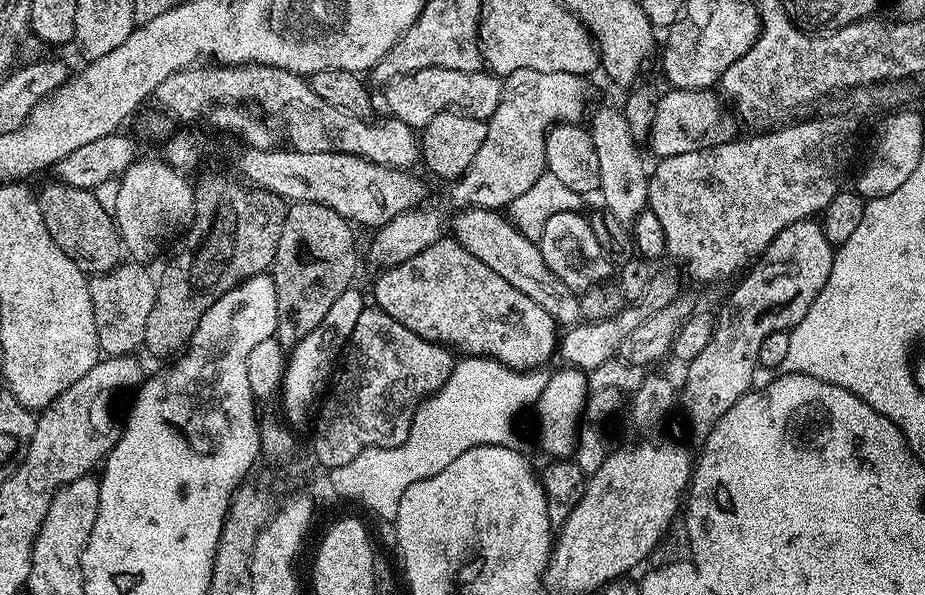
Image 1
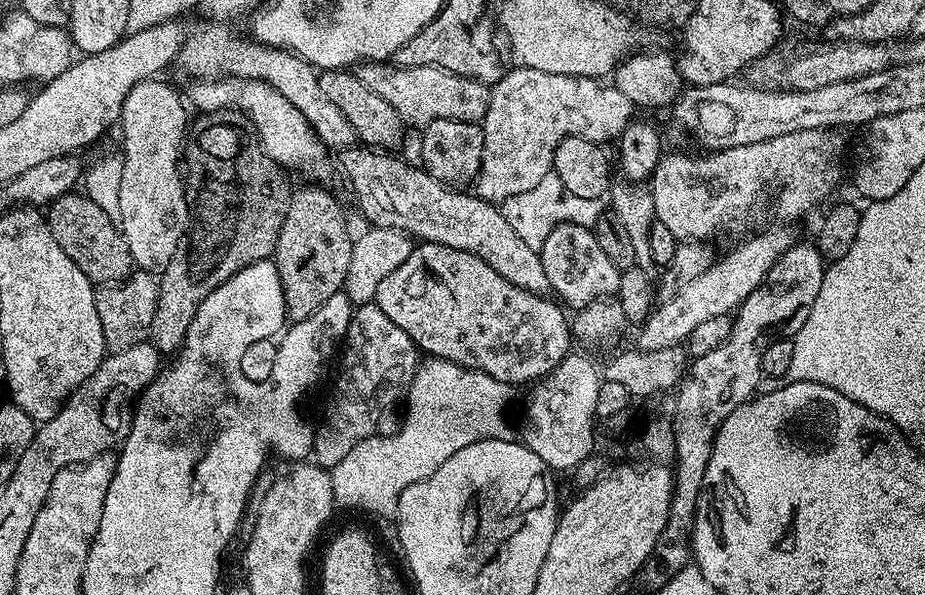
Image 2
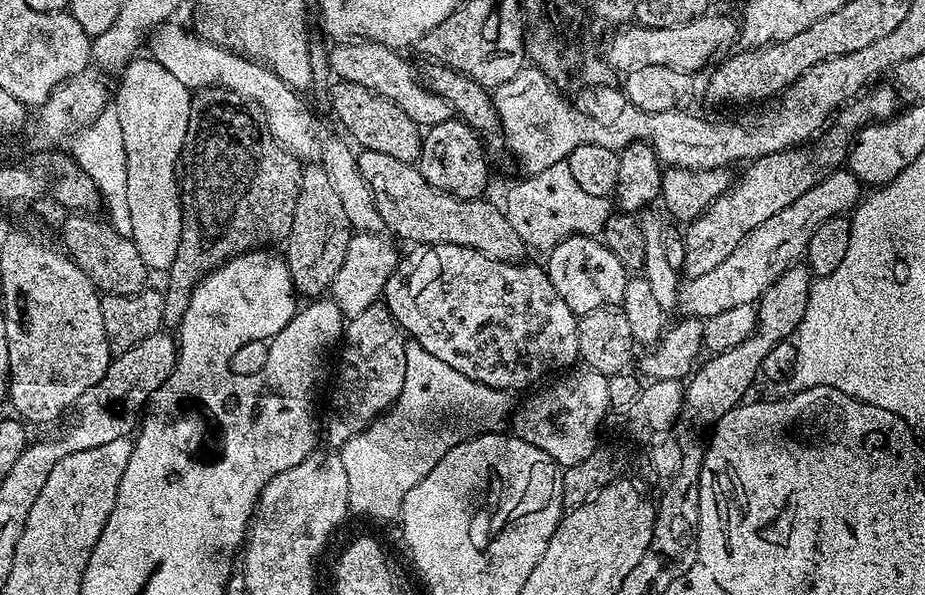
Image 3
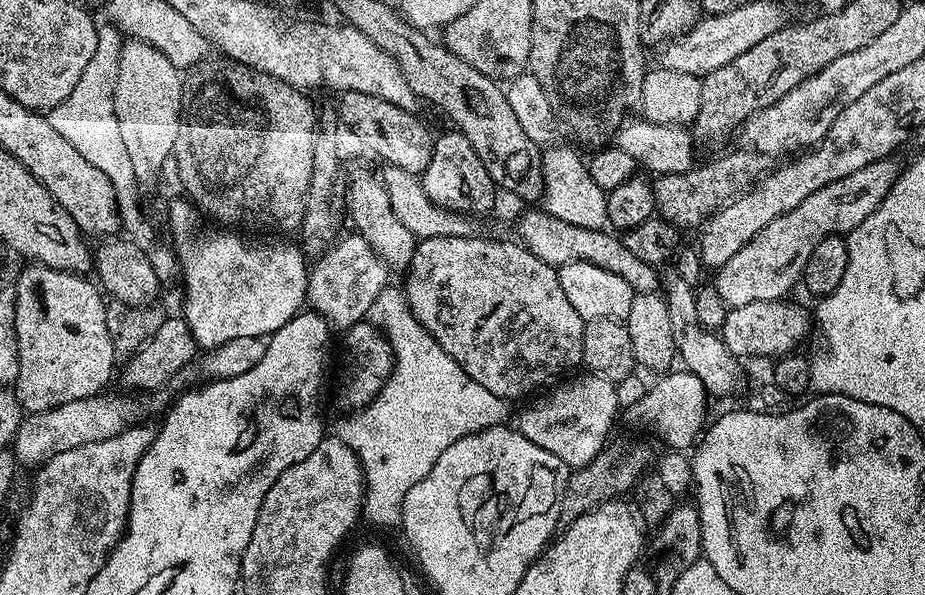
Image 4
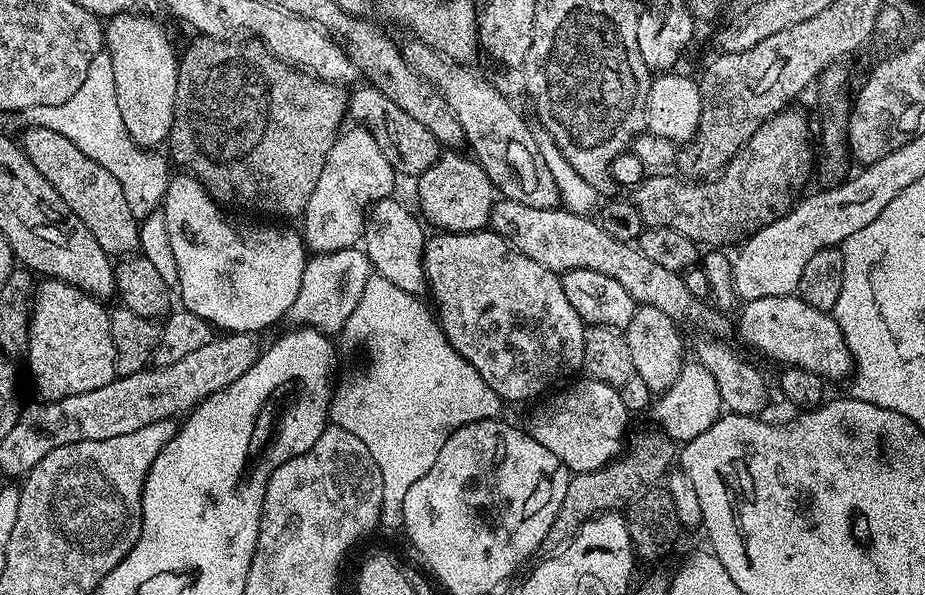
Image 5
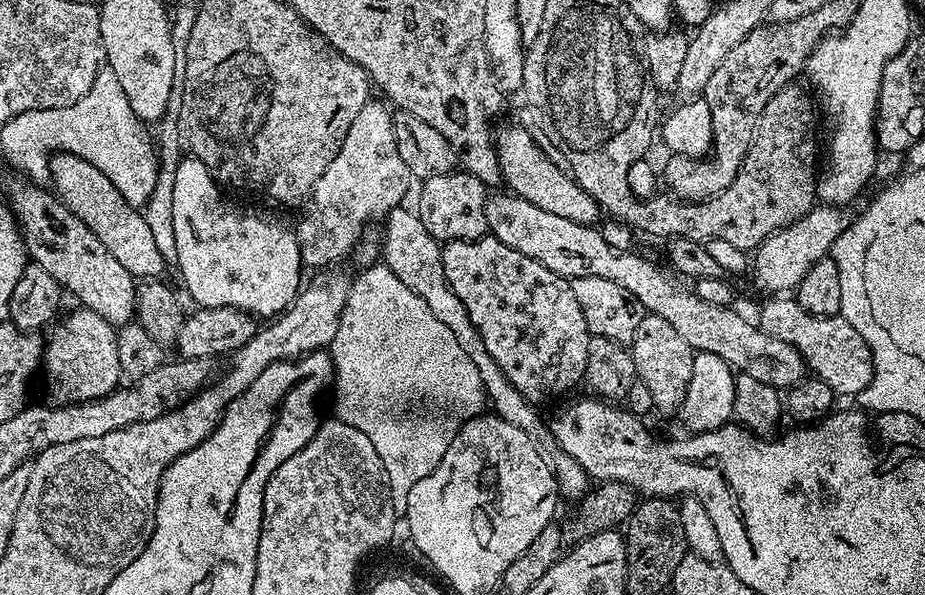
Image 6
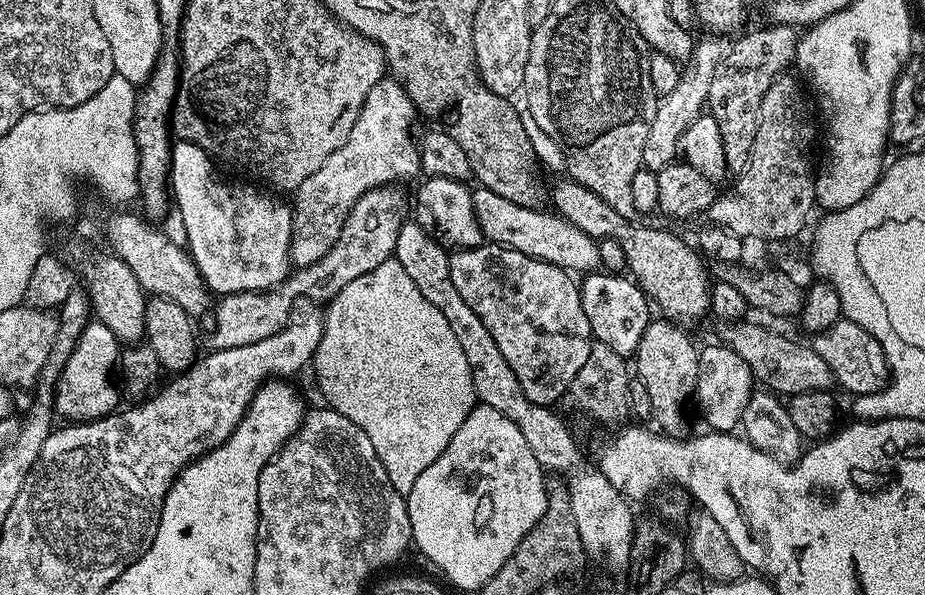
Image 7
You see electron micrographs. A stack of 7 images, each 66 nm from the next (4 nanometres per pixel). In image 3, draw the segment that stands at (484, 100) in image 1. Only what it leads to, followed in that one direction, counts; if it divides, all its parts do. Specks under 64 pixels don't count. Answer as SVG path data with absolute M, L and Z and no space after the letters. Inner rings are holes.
M353 38L347 42L337 43L331 49L331 68L339 79L346 82L358 82L358 86L366 86L373 96L381 96L393 100L421 129L427 130L438 122L453 119L454 113L446 98L434 95L423 79L412 69L408 60L403 60L401 53L394 48L376 44L372 40Z

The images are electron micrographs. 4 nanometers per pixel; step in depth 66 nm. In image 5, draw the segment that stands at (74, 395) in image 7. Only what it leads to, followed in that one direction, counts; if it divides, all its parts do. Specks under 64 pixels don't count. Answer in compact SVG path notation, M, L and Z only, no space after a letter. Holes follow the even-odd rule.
M41 279L31 301L28 372L41 401L61 400L106 386L116 375L116 351L110 334L112 317L97 297L61 280Z

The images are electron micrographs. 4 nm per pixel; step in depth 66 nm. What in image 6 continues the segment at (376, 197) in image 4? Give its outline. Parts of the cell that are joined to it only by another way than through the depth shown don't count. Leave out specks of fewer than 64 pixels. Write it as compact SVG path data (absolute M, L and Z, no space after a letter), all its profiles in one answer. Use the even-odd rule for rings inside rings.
M397 206L388 210L385 219L386 230L382 232L381 257L382 262L402 279L402 282L413 289L416 294L430 310L437 315L447 327L449 327L454 338L458 341L458 346L465 350L466 356L470 358L478 369L478 376L482 380L485 397L493 410L493 413L509 422L512 426L518 426L527 436L535 440L542 440L547 437L548 428L544 424L537 408L531 401L525 399L513 383L502 373L486 344L482 341L482 336L478 333L477 327L470 321L469 311L462 305L462 300L458 298L450 287L445 276L445 267L442 266L441 243L436 240L426 226L422 225L422 220L413 209Z

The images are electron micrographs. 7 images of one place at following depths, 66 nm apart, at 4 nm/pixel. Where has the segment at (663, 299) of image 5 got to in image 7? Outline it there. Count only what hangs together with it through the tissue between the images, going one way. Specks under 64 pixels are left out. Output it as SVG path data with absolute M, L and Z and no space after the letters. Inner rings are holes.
M477 187L473 191L472 201L485 241L500 244L504 248L513 248L542 262L550 262L572 274L591 274L601 267L597 241L559 214L550 210L518 206L518 202L510 202L510 198L502 198L502 194L494 194L494 190L489 188ZM732 322L724 332L723 343L734 349L743 360L752 367L752 375L760 380L765 389L784 398L791 398L803 392L818 392L833 387L832 371L820 355L814 351L811 343L799 344L796 340L787 340L760 324Z

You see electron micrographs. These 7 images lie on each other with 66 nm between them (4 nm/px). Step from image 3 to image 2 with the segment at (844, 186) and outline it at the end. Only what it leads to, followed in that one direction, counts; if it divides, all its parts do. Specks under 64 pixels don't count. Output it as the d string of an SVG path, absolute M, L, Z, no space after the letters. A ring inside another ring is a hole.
M768 228L738 245L733 252L726 253L724 257L721 255L704 274L693 279L687 287L683 287L674 298L653 307L648 319L639 325L638 348L642 351L652 351L679 345L692 333L694 326L710 318L735 313L742 301L767 280L778 258L782 258L782 254L786 254L786 250L790 250L793 243L794 237L790 229Z

